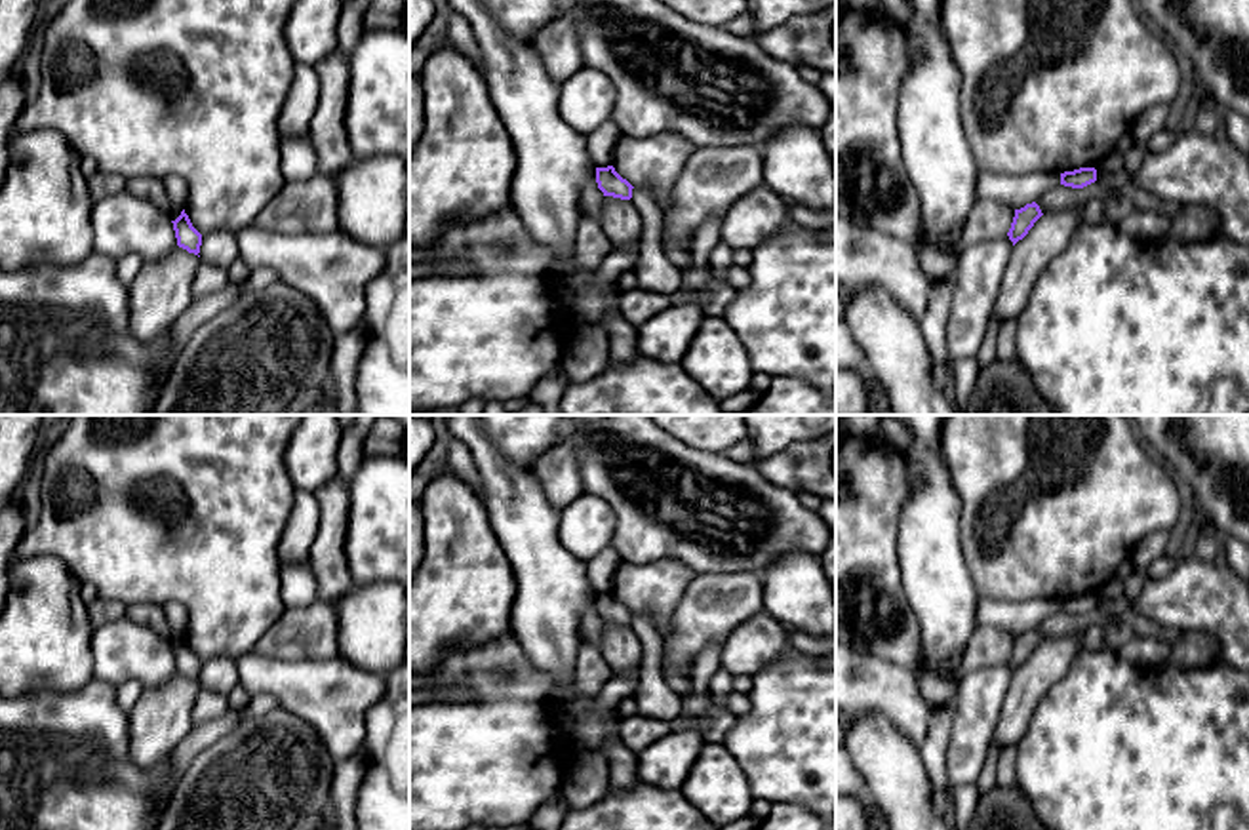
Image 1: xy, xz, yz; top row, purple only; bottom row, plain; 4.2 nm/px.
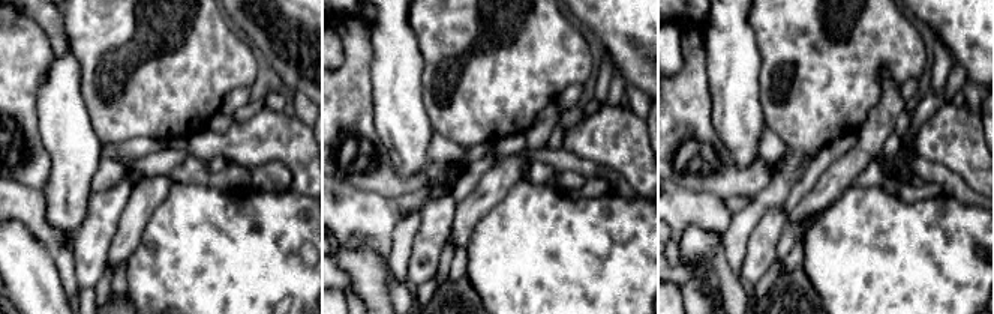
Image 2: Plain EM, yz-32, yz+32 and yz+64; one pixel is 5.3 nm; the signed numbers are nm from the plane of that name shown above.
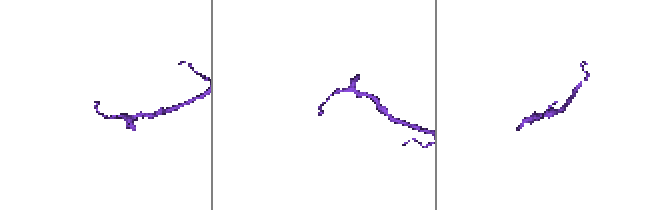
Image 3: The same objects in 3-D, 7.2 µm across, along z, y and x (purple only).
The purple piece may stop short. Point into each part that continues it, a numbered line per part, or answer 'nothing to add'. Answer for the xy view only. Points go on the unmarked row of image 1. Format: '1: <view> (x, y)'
nothing to add

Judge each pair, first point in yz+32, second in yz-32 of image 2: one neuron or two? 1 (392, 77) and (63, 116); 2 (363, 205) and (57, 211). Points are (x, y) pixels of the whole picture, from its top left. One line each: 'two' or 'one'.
1: one
2: two

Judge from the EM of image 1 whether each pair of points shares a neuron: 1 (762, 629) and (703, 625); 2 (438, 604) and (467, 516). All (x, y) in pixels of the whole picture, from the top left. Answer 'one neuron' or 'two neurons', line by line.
1: two neurons
2: one neuron

